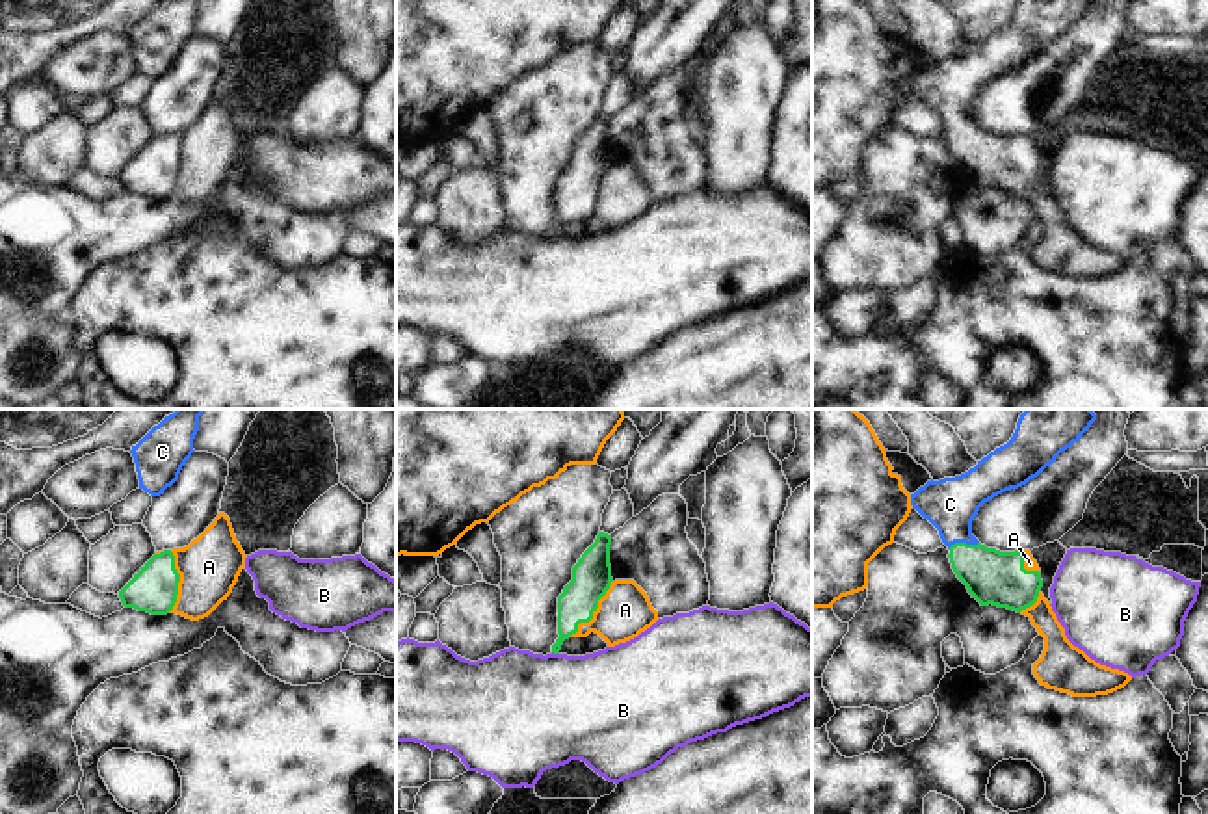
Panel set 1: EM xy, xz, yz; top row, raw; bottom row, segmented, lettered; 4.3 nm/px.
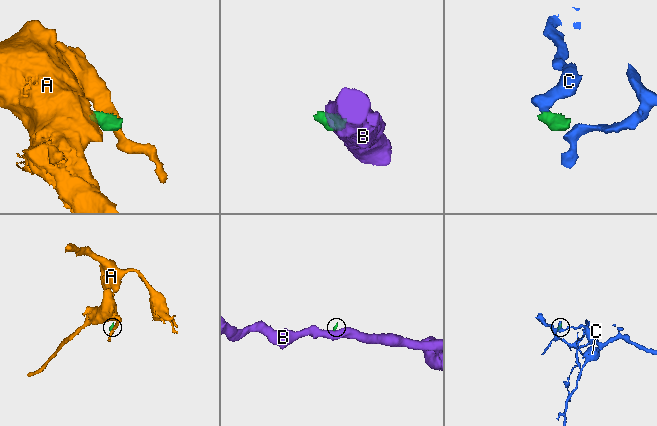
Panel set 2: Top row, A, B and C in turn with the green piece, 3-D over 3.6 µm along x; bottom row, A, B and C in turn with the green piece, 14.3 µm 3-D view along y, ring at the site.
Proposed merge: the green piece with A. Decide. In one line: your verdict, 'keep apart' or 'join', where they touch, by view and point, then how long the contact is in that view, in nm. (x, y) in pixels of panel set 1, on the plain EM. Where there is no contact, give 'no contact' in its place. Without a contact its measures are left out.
keep apart; contact xz (591, 197); length 320 nm

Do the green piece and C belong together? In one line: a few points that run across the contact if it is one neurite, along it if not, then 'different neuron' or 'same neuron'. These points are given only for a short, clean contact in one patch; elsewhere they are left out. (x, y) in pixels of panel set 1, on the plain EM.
yz (991, 160), (963, 127), (956, 118), (950, 88) | same neuron

